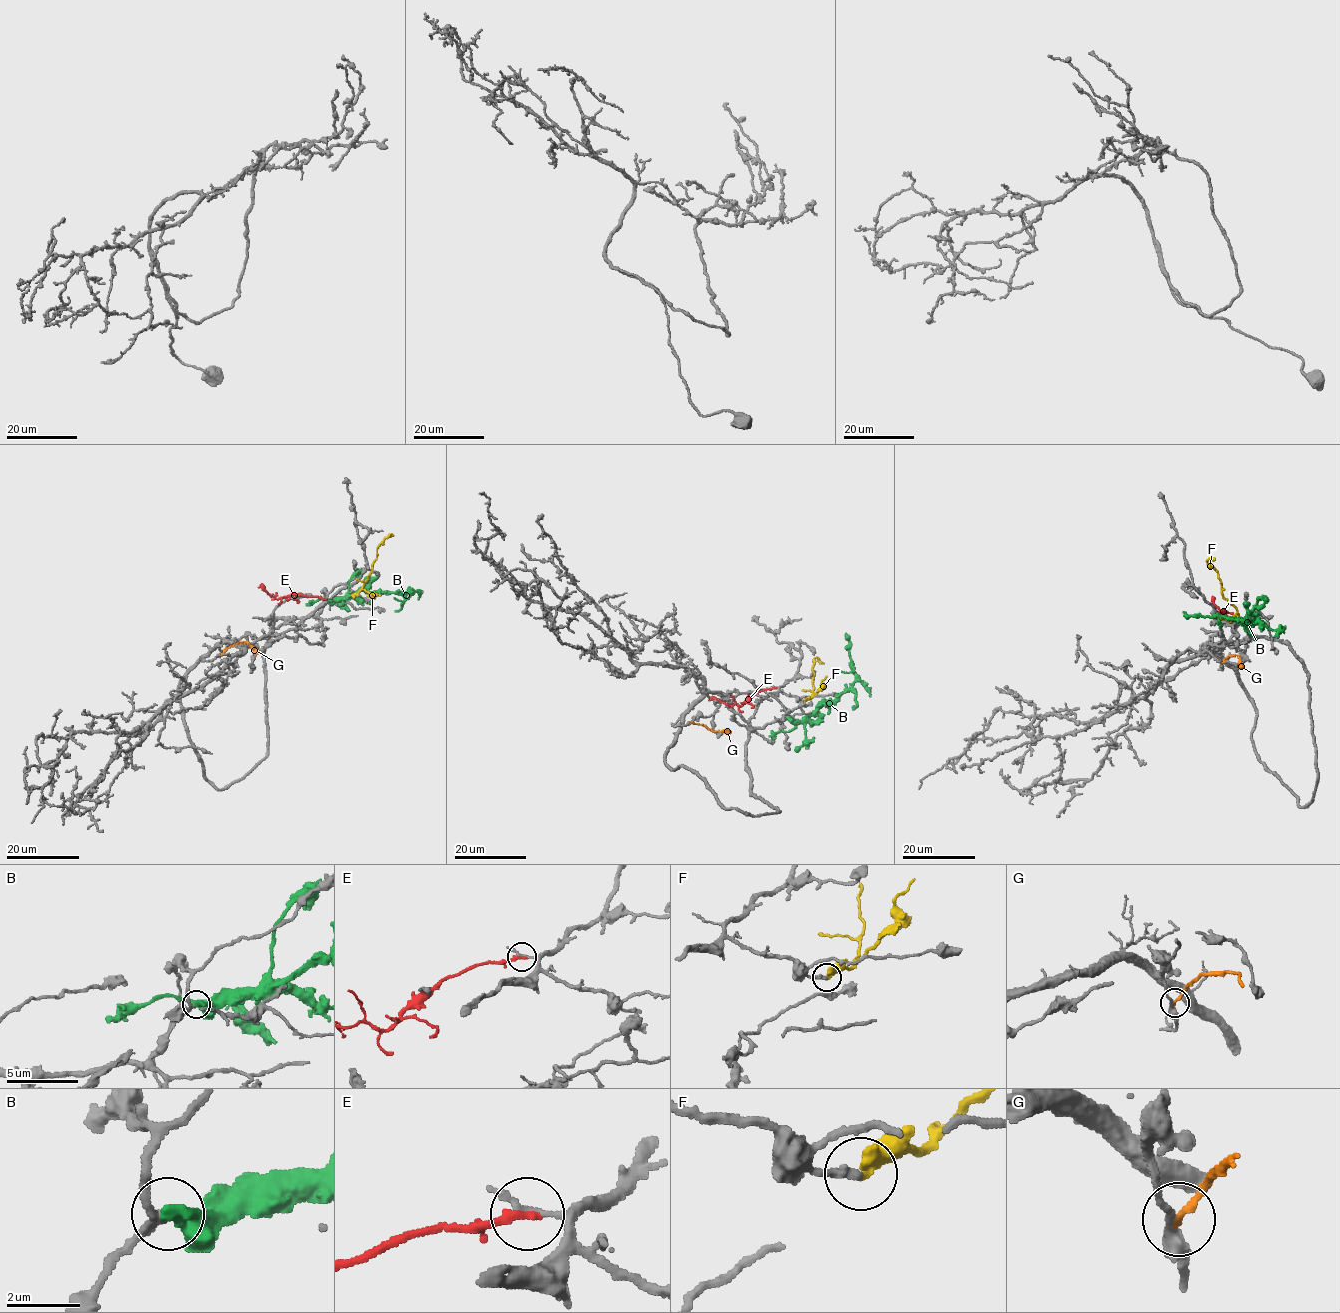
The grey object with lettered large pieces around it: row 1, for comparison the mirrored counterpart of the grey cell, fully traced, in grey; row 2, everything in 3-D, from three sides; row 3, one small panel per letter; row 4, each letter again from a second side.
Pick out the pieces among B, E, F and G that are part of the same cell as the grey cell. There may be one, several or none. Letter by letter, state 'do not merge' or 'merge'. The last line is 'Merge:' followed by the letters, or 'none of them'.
B: do not merge
E: do not merge
F: merge
G: do not merge
Merge: F

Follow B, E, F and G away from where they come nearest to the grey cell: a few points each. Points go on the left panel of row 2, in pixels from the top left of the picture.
B: (329, 601), (345, 599), (357, 590), (406, 592), (410, 589), (410, 592), (412, 588)
E: (325, 598), (291, 594), (275, 599), (258, 587)
F: (352, 596), (364, 584), (382, 541), (393, 535)
G: (221, 653), (243, 642), (247, 642), (259, 652)

